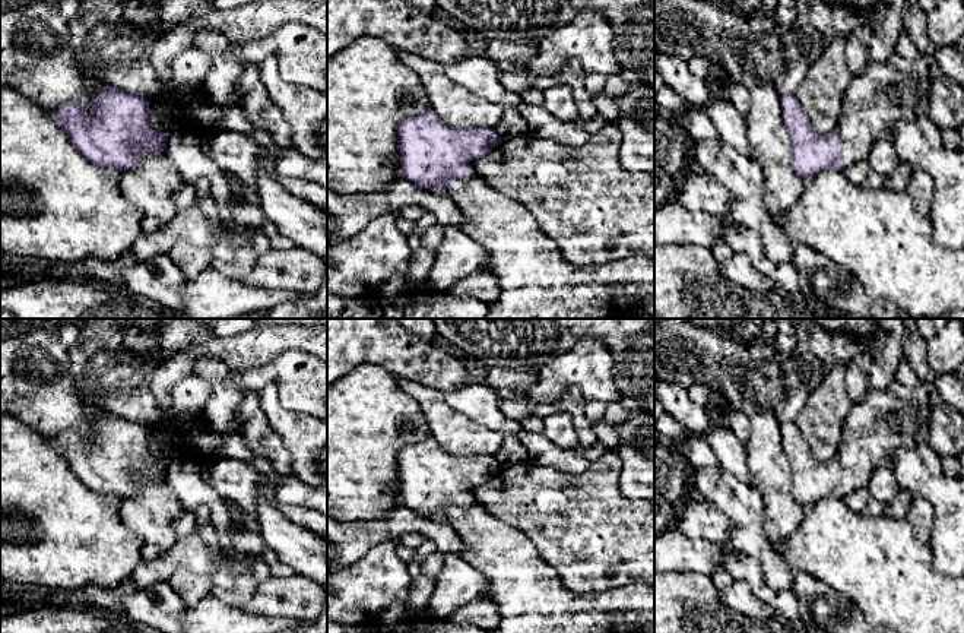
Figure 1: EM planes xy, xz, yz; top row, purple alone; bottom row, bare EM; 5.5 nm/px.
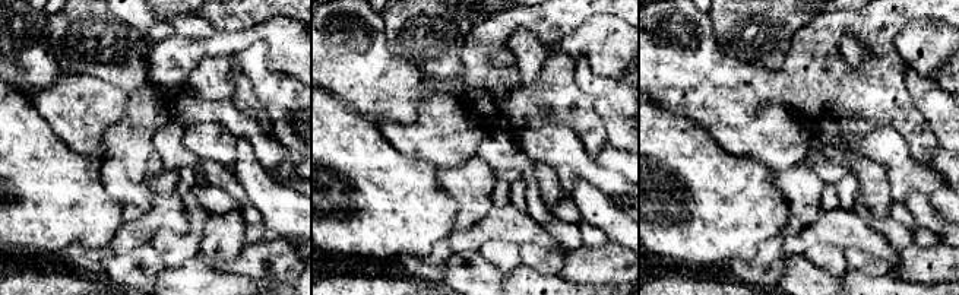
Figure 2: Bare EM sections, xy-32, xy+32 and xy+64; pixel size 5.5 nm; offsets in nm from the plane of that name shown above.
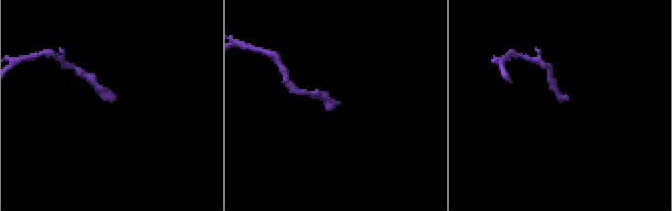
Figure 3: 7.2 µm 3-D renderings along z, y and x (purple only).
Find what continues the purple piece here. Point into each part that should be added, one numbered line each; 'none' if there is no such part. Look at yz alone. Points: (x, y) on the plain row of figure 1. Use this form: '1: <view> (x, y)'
1: yz (897, 417)

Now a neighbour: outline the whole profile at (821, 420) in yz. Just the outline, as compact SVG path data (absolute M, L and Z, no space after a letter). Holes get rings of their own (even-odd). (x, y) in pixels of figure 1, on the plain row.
M833 364L795 418L814 458L821 463L835 459L843 427L853 406L846 374L846 364Z

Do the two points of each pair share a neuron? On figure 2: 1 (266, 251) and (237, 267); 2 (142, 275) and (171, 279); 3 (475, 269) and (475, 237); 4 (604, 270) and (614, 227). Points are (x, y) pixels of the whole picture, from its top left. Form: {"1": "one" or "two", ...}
{"1": "one", "2": "two", "3": "two", "4": "two"}

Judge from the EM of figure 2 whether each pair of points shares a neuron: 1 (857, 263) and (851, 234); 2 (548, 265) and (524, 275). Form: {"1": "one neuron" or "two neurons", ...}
{"1": "two neurons", "2": "two neurons"}

